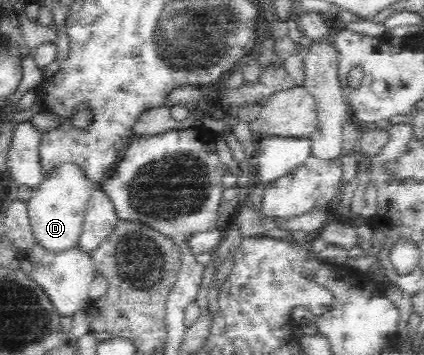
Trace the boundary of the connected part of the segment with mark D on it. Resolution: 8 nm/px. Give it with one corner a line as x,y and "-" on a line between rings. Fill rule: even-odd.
60,165
52,169
48,179
31,192
28,206
30,229
37,245
48,253
62,253
77,247
83,230
88,200
96,185
87,181
82,169
74,165

